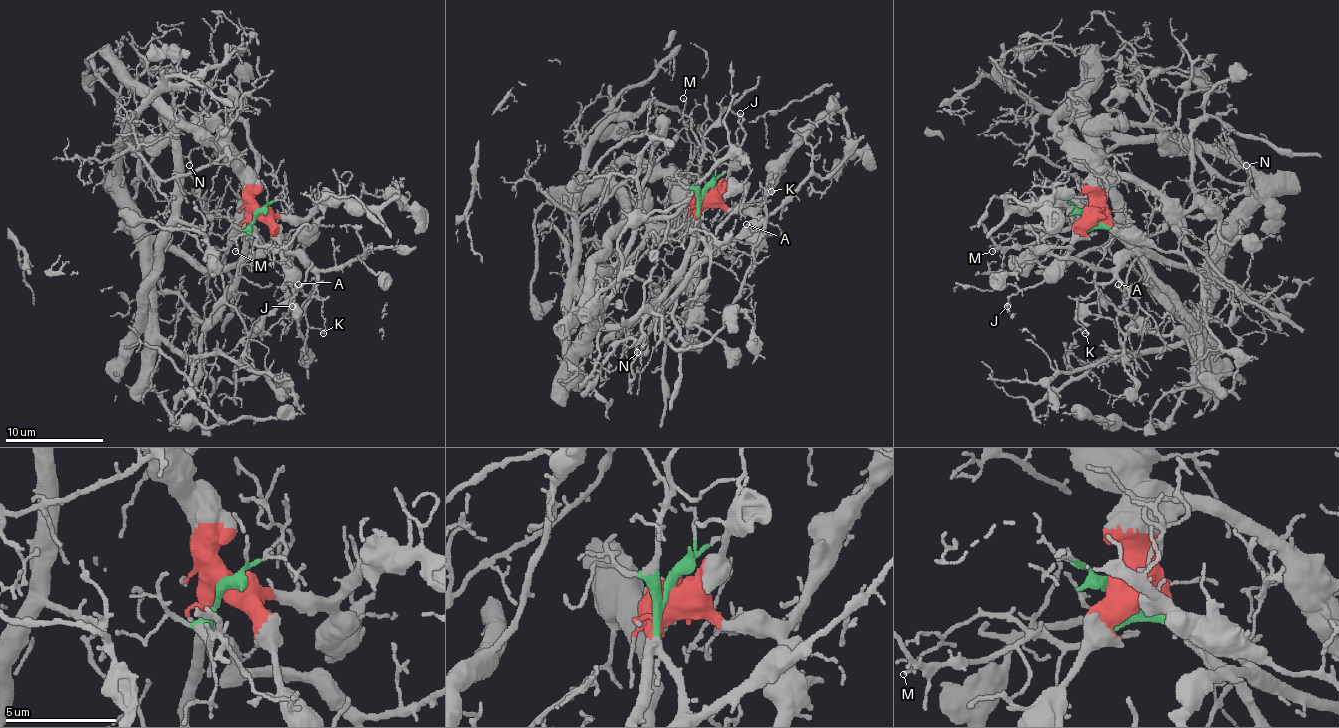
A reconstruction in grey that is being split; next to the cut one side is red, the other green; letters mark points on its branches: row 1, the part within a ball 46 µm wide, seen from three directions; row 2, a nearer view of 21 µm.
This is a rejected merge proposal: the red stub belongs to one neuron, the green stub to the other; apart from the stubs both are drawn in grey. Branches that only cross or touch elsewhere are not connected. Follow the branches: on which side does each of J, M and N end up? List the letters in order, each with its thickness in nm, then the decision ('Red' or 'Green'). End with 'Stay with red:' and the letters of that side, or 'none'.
J: Thickness 120 nm. Red
M: Thickness 100 nm. Green
N: Thickness 100 nm. Red
Stay with red: J, N

